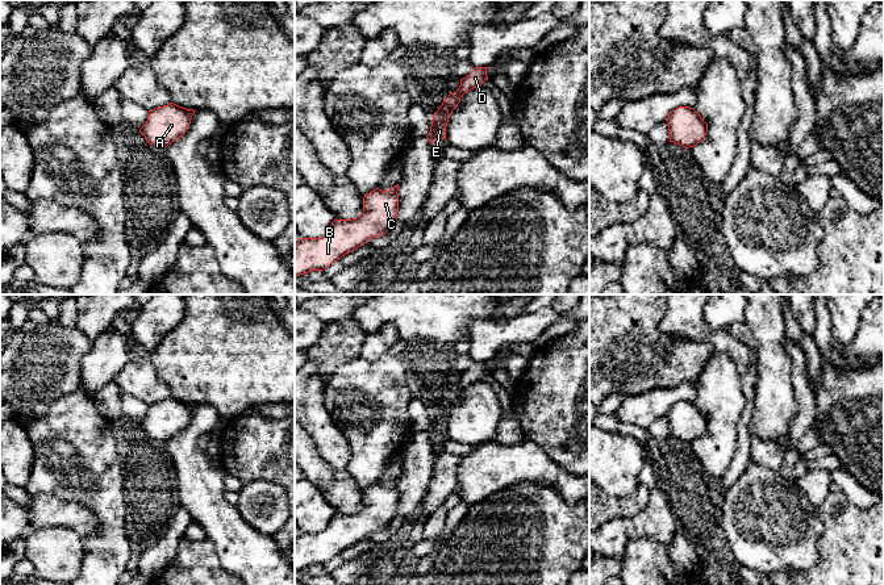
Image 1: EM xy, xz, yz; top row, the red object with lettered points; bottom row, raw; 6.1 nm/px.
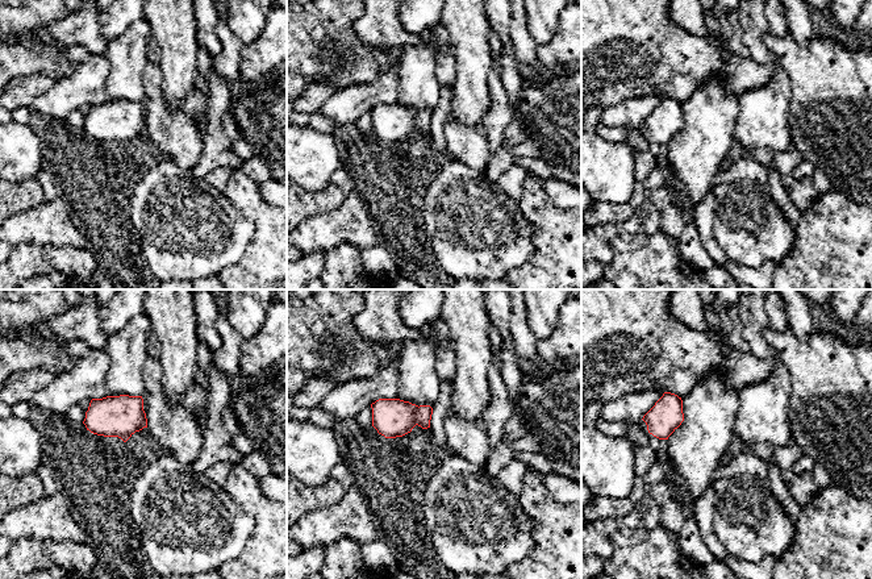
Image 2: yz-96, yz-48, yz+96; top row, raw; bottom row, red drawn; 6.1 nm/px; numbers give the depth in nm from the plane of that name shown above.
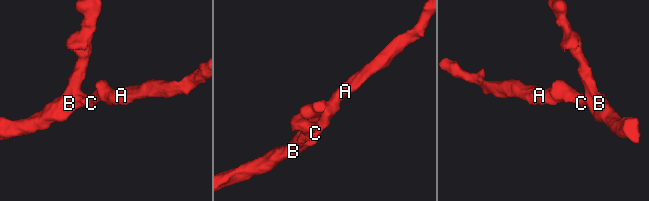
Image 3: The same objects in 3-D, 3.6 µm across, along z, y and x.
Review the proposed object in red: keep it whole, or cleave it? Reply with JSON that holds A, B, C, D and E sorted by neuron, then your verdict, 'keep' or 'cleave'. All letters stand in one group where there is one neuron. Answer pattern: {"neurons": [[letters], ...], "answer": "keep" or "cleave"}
{"neurons": [["A", "B", "C", "D", "E"]], "answer": "keep"}

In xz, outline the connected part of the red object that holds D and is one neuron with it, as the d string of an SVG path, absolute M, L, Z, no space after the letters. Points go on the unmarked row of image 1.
M475 362L470 369L460 373L458 385L450 388L443 394L442 400L433 409L430 426L426 430L430 439L435 435L446 434L446 421L453 405L458 401L464 388L476 381L481 381L481 379L488 375L487 363L488 362Z

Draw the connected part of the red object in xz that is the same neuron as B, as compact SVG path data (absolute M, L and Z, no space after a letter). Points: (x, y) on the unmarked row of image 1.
M399 479L389 485L375 485L363 492L363 506L356 513L334 514L321 532L301 532L295 539L295 572L324 565L346 548L388 526L397 514Z

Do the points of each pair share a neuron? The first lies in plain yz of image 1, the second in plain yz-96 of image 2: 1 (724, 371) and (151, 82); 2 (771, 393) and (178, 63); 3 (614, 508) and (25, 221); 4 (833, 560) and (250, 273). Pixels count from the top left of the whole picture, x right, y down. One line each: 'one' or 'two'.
1: two
2: one
3: two
4: one

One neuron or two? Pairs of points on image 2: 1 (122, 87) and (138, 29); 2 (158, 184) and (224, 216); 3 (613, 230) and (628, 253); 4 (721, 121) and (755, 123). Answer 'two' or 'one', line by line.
1: one
2: one
3: two
4: two

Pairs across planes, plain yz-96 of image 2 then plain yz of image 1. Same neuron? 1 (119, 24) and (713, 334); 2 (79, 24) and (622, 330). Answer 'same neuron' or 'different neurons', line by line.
1: different neurons
2: different neurons

